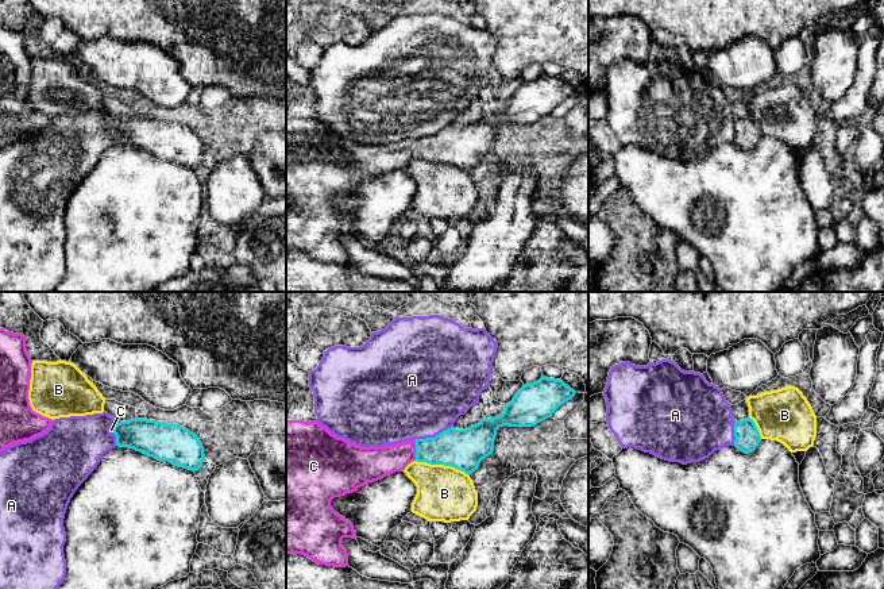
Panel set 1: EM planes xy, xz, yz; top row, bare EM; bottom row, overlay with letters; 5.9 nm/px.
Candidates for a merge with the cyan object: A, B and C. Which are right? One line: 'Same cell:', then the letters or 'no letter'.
Same cell: C

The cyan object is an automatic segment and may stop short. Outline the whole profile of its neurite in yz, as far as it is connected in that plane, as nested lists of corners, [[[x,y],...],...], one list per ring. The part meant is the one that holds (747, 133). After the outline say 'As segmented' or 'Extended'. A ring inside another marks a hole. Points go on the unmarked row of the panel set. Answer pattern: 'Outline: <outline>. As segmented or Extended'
Outline: [[[748,115],[734,120],[734,143],[745,151],[753,150],[761,139],[754,119]]]. As segmented

